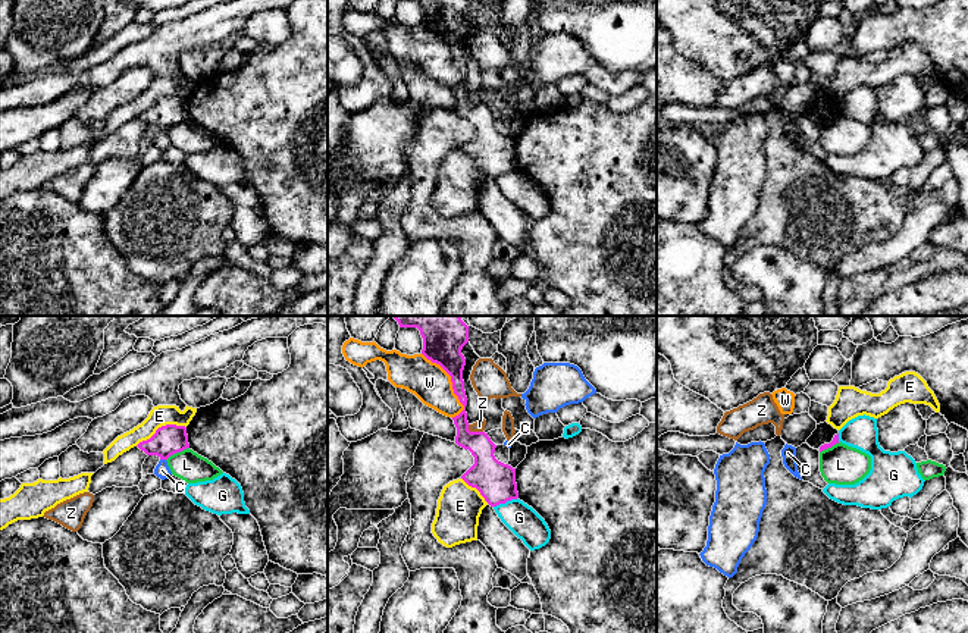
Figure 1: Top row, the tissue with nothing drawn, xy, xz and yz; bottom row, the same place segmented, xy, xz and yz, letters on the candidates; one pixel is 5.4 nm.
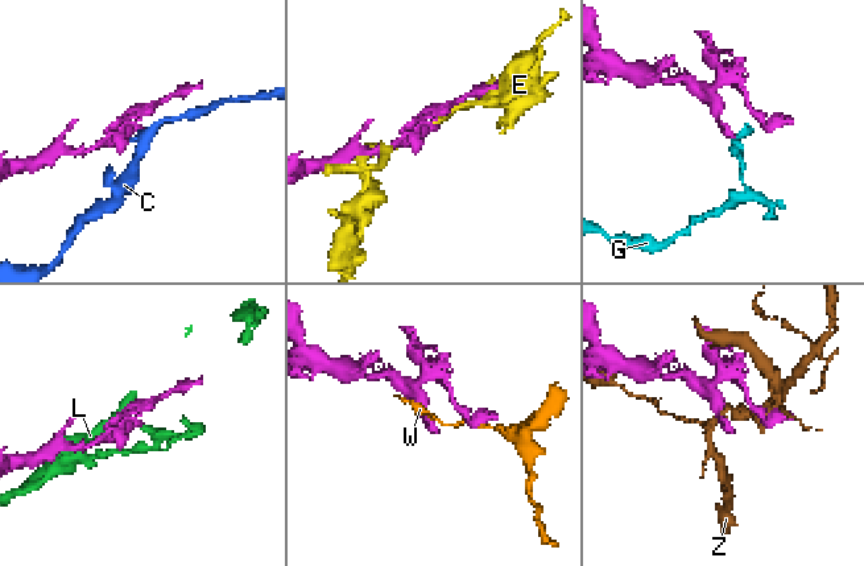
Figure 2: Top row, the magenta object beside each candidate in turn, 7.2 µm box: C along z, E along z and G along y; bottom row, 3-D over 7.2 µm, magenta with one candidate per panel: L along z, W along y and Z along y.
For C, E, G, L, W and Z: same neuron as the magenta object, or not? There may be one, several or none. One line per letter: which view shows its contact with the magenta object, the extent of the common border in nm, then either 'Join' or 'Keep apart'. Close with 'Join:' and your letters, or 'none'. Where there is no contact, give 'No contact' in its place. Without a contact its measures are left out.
C: Touches magenta in xy. Shared border 30 nm. Keep apart
E: Touches magenta in xy. Shared border 300 nm. Keep apart
G: Touches magenta in xz. Shared border 150 nm. Keep apart
L: Touches magenta in xy. Shared border 150 nm. Keep apart
W: Touches magenta in xz. Shared border 400 nm. Keep apart
Z: Touches magenta in xz. Shared border 100 nm. Keep apart
Join: none

